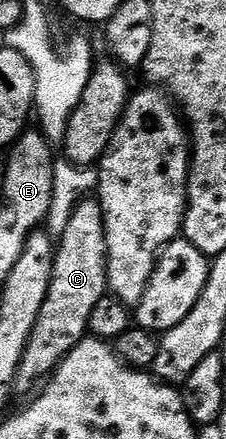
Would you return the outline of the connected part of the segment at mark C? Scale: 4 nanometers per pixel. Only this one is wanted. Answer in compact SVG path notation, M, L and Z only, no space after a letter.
M86 197L74 209L67 222L67 229L56 240L51 285L43 301L43 309L39 309L35 329L31 329L31 337L27 337L27 349L23 349L23 361L17 374L18 392L32 392L38 384L48 380L53 370L67 357L67 353L71 353L71 349L75 349L86 338L91 313L107 294L106 261L103 209L97 198Z

